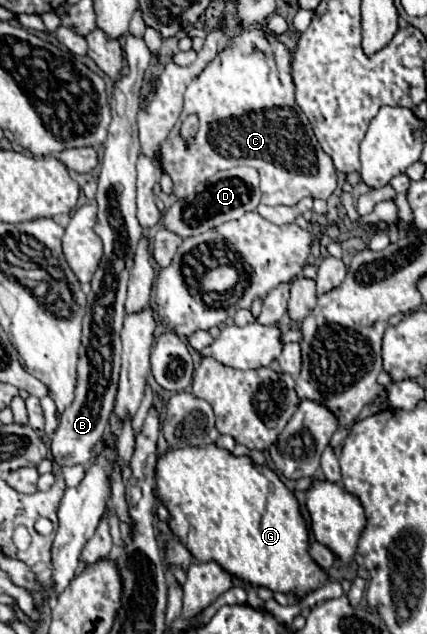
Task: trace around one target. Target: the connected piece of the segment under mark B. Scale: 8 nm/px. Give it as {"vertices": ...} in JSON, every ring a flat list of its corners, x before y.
{"vertices":[[127,33,125,37,125,59,131,69,127,77,121,77,113,87,111,105,111,125,109,135,105,141,105,153,101,161,101,175,99,175,99,189,97,189,97,205,99,205,99,225,95,233,103,239,105,253,103,259,93,275,91,293,87,295,87,313,83,319,83,345,79,351,79,365,77,365,77,387,75,387,75,401,69,409,63,411,59,419,59,427,53,435,51,453,53,461,59,467,67,465,83,465,91,461,93,449,109,425,109,417,115,403,115,391,119,385,119,371,121,371,121,339,119,331,125,317,125,293,127,293,127,277,133,265,133,253,137,249,137,241,143,235,143,227,135,219,135,163,141,155,139,137,137,137,137,113,143,103,143,81,145,71,151,63,151,53,143,39,133,37]]}

